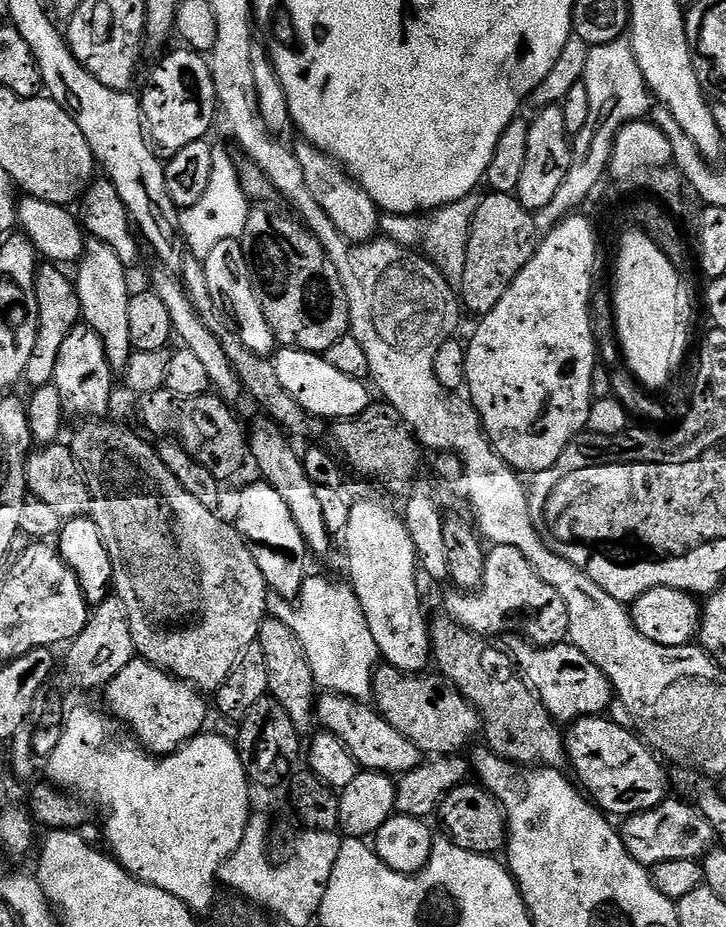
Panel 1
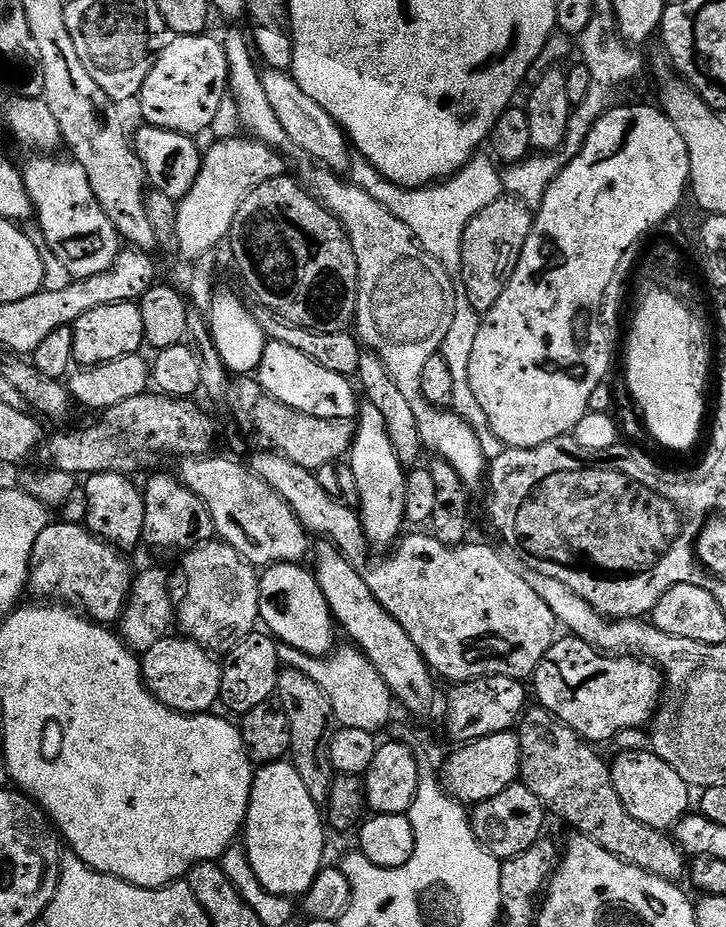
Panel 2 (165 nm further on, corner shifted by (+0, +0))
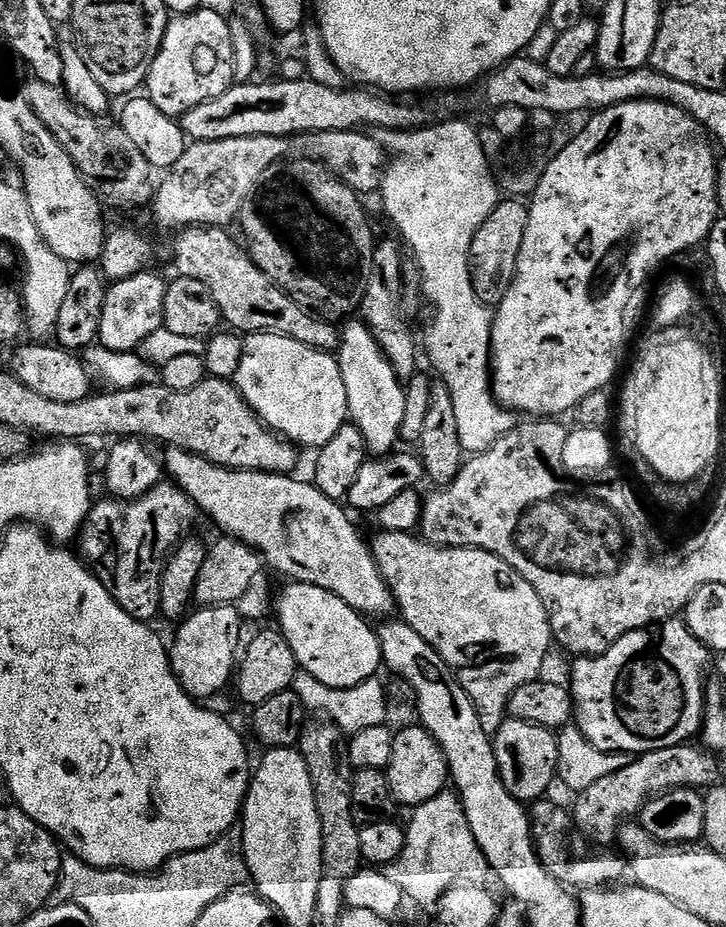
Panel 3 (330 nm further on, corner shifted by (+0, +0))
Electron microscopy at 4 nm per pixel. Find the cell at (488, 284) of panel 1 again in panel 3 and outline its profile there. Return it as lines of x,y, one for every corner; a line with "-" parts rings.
504,198
494,214
482,222
478,234
474,234
468,264
472,268
474,294
478,294
483,304
499,306
502,298
506,298
506,290
510,290
518,266
518,254
522,250
527,221
528,204
516,198

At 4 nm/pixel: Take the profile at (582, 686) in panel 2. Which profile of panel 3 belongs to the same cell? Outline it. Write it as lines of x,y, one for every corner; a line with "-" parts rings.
673,618
663,621
659,624
653,624
646,628
639,628
614,642
600,656
581,656
573,659
572,664
572,684
570,691
572,694
572,707
574,709
574,724
579,728
585,739
589,741
599,751
618,752
627,754
639,754
641,752
653,752
654,750
666,750
670,746
678,746
691,741
692,735
699,733
702,728
702,721
706,715
706,679
704,680
704,671
708,668
709,649
704,647
694,634
685,626
683,619

